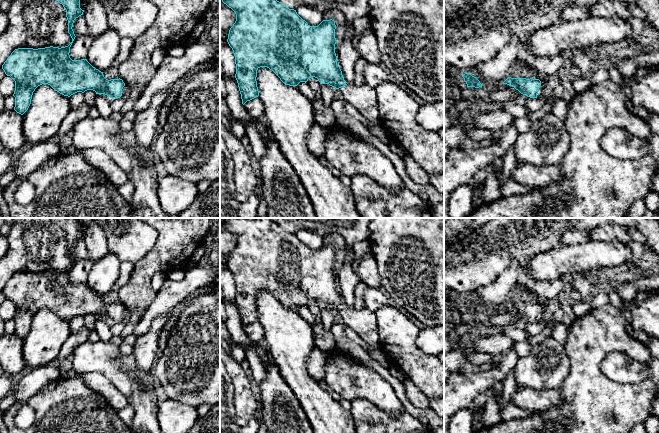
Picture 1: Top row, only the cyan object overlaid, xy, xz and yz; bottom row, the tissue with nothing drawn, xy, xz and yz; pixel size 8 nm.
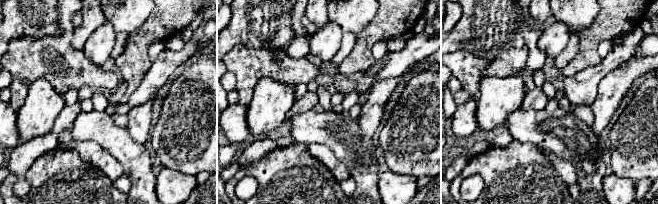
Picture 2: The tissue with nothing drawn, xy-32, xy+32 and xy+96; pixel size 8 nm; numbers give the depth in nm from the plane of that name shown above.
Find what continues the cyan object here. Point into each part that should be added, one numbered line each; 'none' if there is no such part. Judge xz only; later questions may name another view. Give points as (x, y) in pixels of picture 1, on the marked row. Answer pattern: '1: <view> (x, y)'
1: xz (364, 98)

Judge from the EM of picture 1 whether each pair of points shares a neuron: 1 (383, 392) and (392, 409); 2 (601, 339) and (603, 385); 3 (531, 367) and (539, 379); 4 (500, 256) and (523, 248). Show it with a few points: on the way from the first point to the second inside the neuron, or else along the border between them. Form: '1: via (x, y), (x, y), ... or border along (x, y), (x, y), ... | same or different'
1: via (383, 396), (391, 405) | same
2: via (594, 350), (594, 374) | same
3: via (533, 370), (539, 376) | same
4: via (506, 250), (508, 248), (517, 248) | same

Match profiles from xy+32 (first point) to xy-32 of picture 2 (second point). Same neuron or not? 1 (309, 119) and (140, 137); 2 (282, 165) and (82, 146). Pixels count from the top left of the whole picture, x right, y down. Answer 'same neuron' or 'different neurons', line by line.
1: different neurons
2: different neurons

